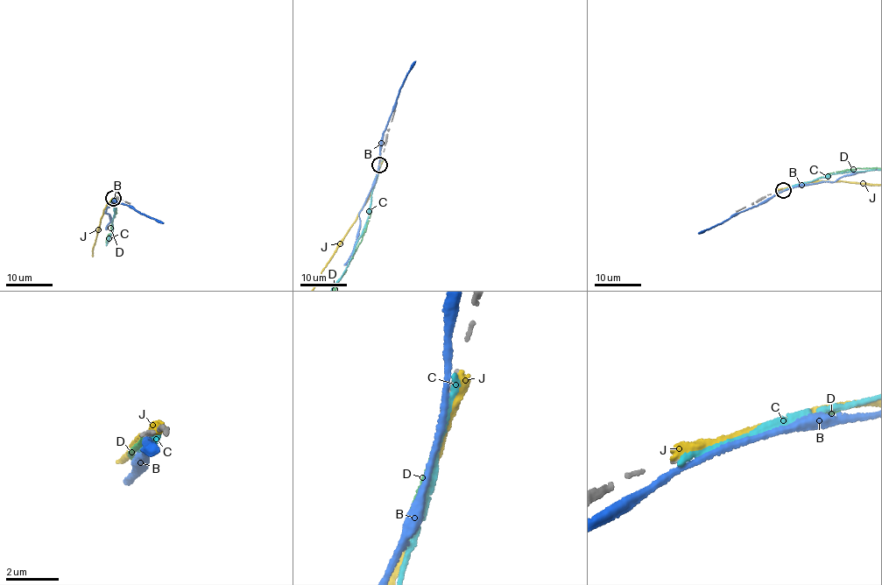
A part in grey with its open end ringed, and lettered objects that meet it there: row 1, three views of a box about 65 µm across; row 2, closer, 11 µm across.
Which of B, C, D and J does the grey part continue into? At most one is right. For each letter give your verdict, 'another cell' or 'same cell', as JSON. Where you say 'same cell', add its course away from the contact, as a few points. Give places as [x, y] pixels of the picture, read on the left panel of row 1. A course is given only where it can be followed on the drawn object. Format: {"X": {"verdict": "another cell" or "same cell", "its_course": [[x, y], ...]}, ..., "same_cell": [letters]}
{"B": {"verdict": "another cell"}, "C": {"verdict": "another cell"}, "D": {"verdict": "same cell"}, "J": {"verdict": "another cell"}, "same_cell": ["D"]}

